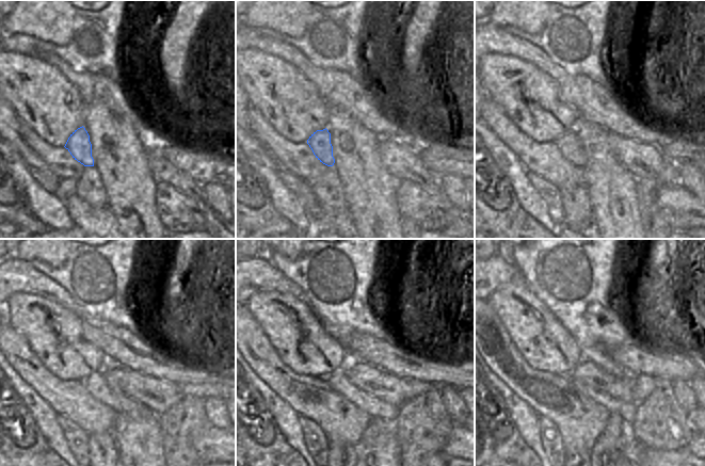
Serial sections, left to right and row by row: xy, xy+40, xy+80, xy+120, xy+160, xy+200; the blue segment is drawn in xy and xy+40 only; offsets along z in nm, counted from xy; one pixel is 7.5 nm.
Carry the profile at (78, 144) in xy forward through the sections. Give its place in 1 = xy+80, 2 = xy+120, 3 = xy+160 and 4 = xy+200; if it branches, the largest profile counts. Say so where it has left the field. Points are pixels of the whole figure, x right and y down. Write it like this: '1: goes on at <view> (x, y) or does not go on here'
1: goes on at xy+80 (569, 145)
2: goes on at xy+120 (95, 383)
3: goes on at xy+160 (337, 381)
4: goes on at xy+200 (627, 411)

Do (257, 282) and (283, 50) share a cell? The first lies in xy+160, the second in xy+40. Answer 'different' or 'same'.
same

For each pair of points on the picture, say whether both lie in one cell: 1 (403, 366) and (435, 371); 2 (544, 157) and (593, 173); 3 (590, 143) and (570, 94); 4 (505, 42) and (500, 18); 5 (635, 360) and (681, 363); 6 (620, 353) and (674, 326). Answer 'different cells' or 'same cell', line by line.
1: same cell
2: different cells
3: different cells
4: different cells
5: same cell
6: different cells

